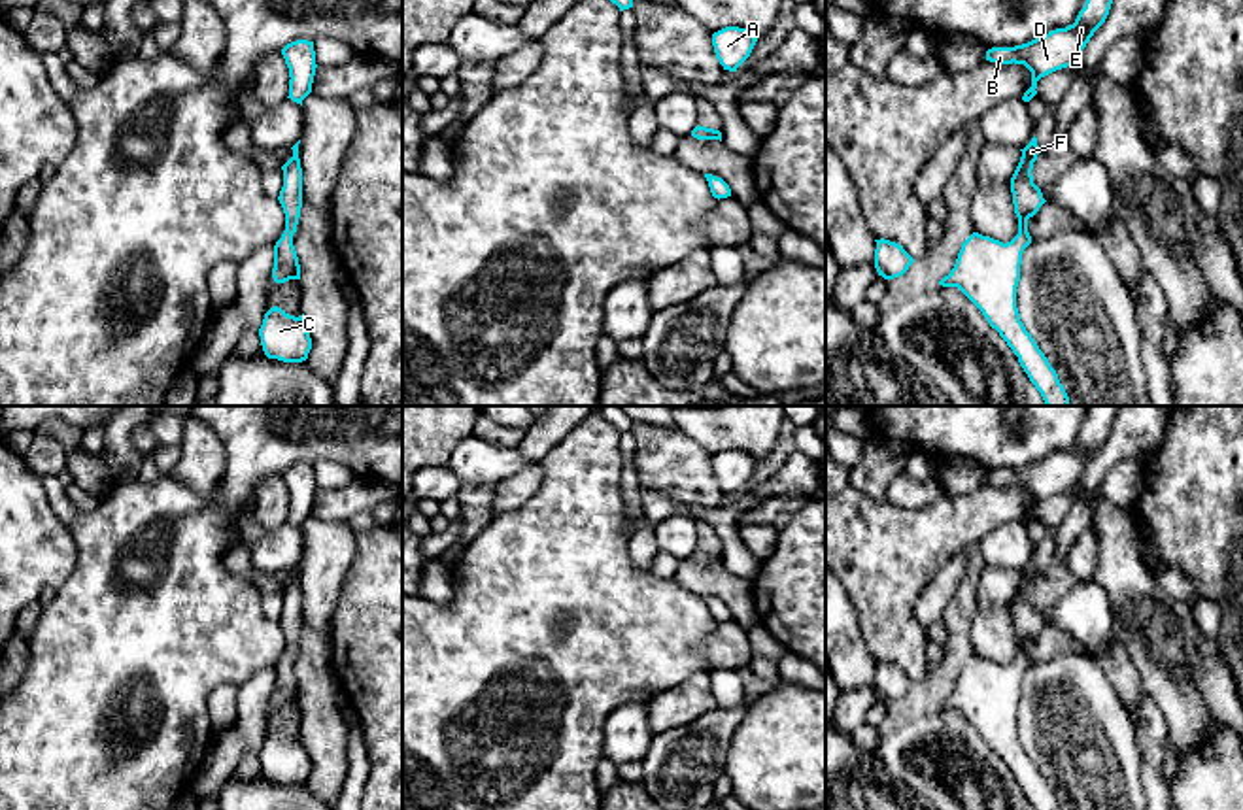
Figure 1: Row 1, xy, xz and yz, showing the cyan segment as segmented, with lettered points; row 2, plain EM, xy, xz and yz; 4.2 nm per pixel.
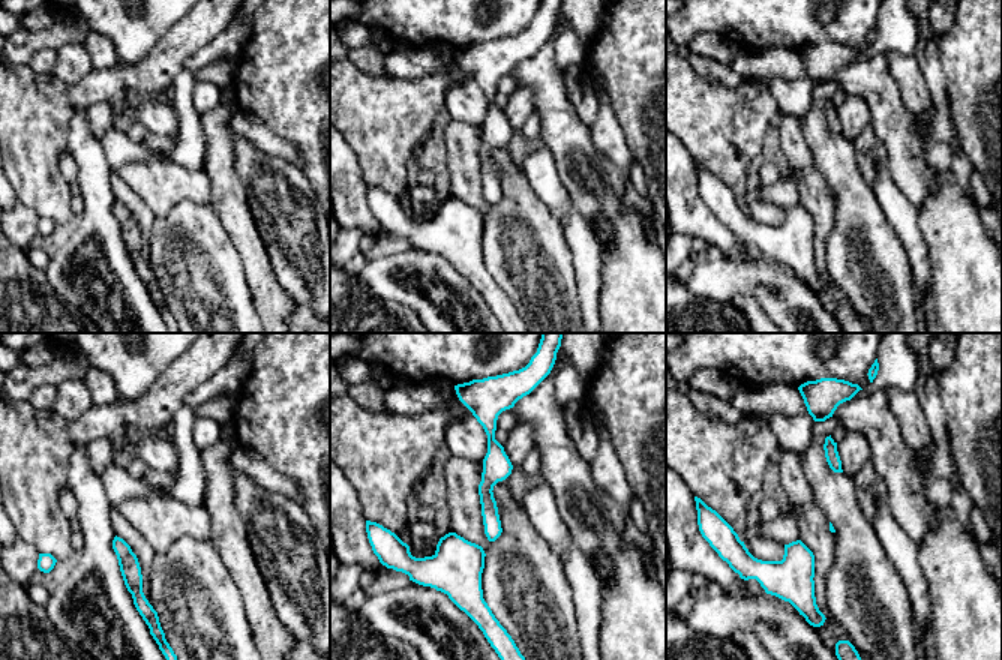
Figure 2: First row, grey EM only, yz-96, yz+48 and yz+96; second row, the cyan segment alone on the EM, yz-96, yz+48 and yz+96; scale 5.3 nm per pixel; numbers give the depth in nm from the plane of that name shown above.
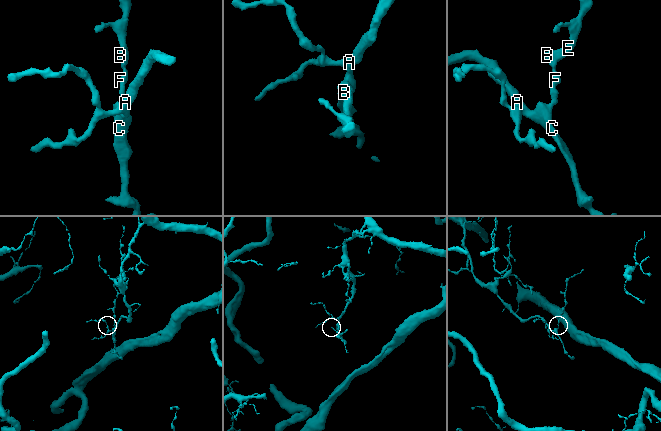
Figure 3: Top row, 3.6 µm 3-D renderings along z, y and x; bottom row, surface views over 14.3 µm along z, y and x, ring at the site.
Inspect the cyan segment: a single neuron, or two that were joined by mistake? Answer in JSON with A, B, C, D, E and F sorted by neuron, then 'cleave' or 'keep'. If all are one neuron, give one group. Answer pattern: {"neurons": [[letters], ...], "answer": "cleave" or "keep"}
{"neurons": [["A", "C"], ["B", "D", "E", "F"]], "answer": "cleave"}

